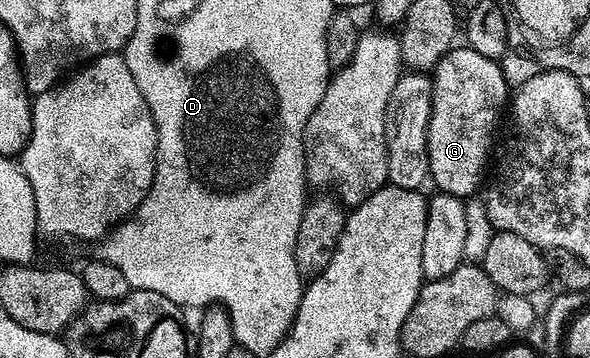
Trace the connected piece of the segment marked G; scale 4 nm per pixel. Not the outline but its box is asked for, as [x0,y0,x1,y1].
[426,46,508,197]

